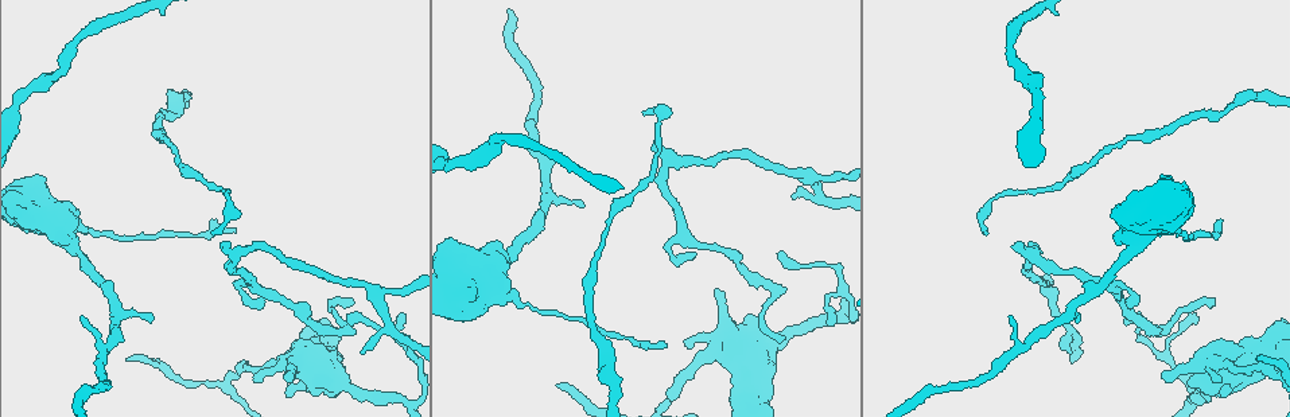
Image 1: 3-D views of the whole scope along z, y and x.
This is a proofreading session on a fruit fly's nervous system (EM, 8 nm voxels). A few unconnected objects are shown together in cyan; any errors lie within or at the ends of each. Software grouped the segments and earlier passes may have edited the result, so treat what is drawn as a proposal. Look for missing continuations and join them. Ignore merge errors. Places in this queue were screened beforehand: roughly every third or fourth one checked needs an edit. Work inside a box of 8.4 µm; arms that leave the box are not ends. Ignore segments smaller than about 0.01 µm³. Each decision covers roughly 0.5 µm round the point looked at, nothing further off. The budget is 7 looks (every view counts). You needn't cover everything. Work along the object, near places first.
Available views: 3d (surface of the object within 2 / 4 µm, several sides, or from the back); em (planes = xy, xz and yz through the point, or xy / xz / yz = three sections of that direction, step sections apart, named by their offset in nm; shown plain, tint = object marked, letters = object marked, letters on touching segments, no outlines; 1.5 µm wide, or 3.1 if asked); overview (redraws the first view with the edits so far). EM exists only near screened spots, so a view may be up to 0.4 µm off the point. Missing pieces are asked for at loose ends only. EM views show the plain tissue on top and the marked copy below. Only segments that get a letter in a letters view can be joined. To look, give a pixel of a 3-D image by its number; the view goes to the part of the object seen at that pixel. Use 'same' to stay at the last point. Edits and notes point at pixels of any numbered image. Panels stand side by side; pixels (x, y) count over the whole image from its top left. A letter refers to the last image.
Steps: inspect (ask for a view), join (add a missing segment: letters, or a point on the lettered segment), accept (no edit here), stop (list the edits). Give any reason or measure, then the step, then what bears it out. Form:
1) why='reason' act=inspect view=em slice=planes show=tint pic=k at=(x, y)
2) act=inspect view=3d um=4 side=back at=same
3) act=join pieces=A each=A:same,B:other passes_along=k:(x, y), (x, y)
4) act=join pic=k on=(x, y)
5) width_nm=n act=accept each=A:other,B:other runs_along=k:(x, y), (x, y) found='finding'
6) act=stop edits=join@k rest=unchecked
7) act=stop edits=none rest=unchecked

why='thin end' act=inspect view=3d um=4 pic=1 at=(1259, 360)

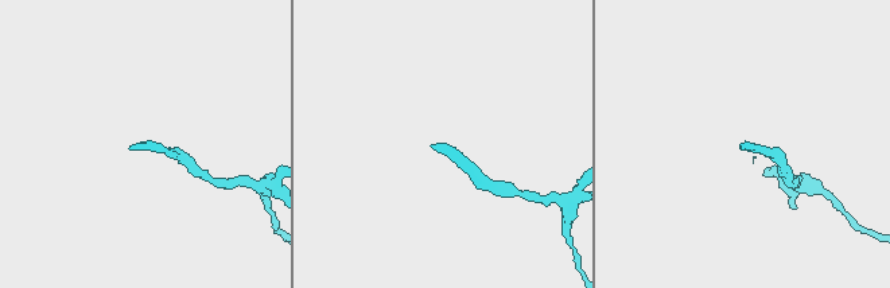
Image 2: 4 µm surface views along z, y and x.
act=inspect view=em slice=xz step=8 show=letters pic=2 at=(739, 147)

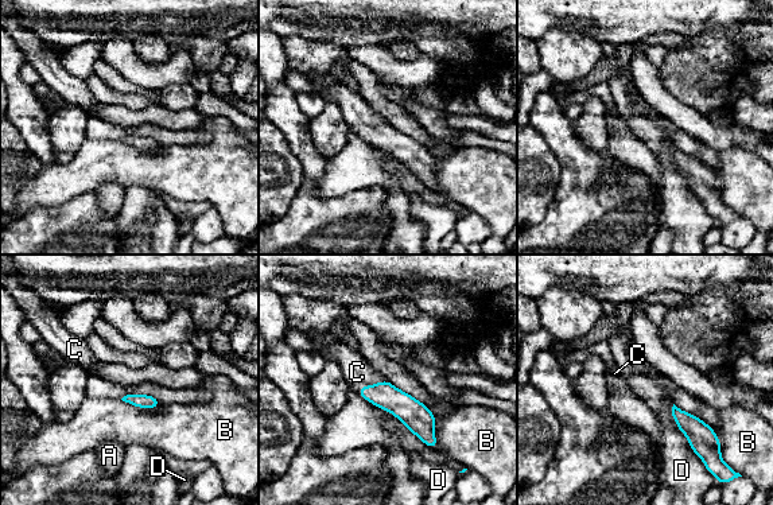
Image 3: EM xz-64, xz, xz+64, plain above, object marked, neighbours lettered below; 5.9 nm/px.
act=join pieces=C each=A:other,B:other,C:same,D:other passes_along=3:(384, 395), (371, 385), (357, 372) found='the cell continues'

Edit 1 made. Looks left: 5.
why='redraw' act=inspect view=overview

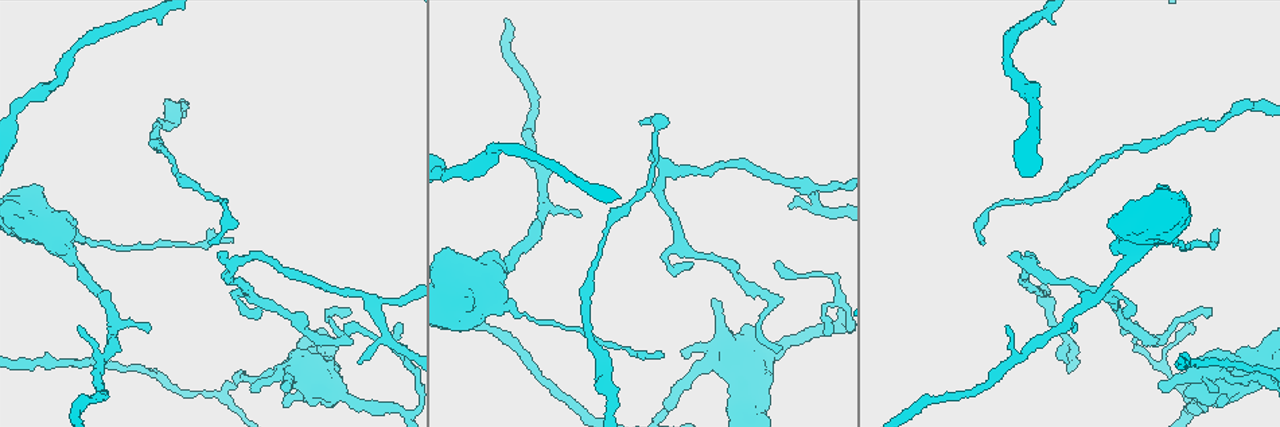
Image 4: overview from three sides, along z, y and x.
why='thin end' act=inspect view=em slice=planes show=letters pic=4 at=(360, 359)

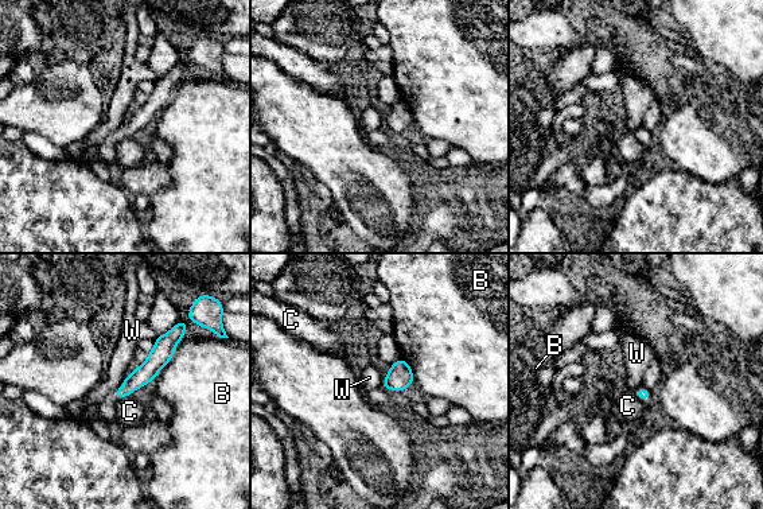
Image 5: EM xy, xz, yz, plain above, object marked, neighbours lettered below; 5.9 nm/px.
act=accept each=B:other,C:other,W:other border=5:(385, 376), (381, 385) found='no lettered segment goes on from it'

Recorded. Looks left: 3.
why='thin end' act=inspect view=3d um=4 pic=4 at=(981, 242)

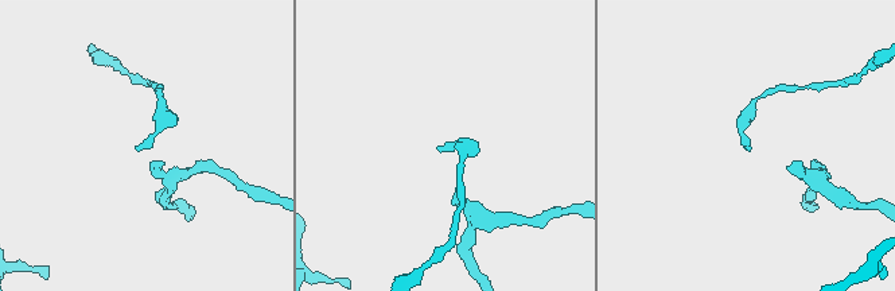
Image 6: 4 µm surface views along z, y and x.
why='need the tissue' act=inspect view=em slice=planes show=letters pic=6 at=(747, 148)

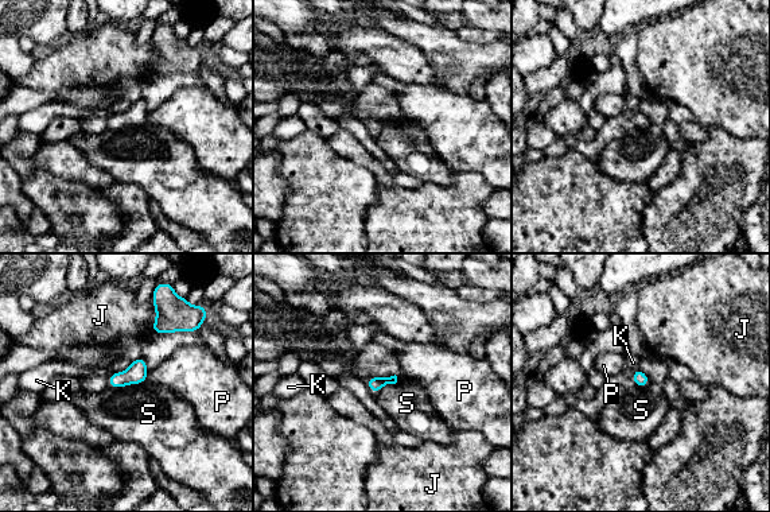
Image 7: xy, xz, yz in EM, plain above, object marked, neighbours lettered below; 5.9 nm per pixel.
act=accept each=J:other,K:other,P:other,S:other border=7:(147, 377), (139, 383), (109, 387) found='no lettered segment goes on from it'

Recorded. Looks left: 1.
act=stop edits=join@3 rest=unchecked

